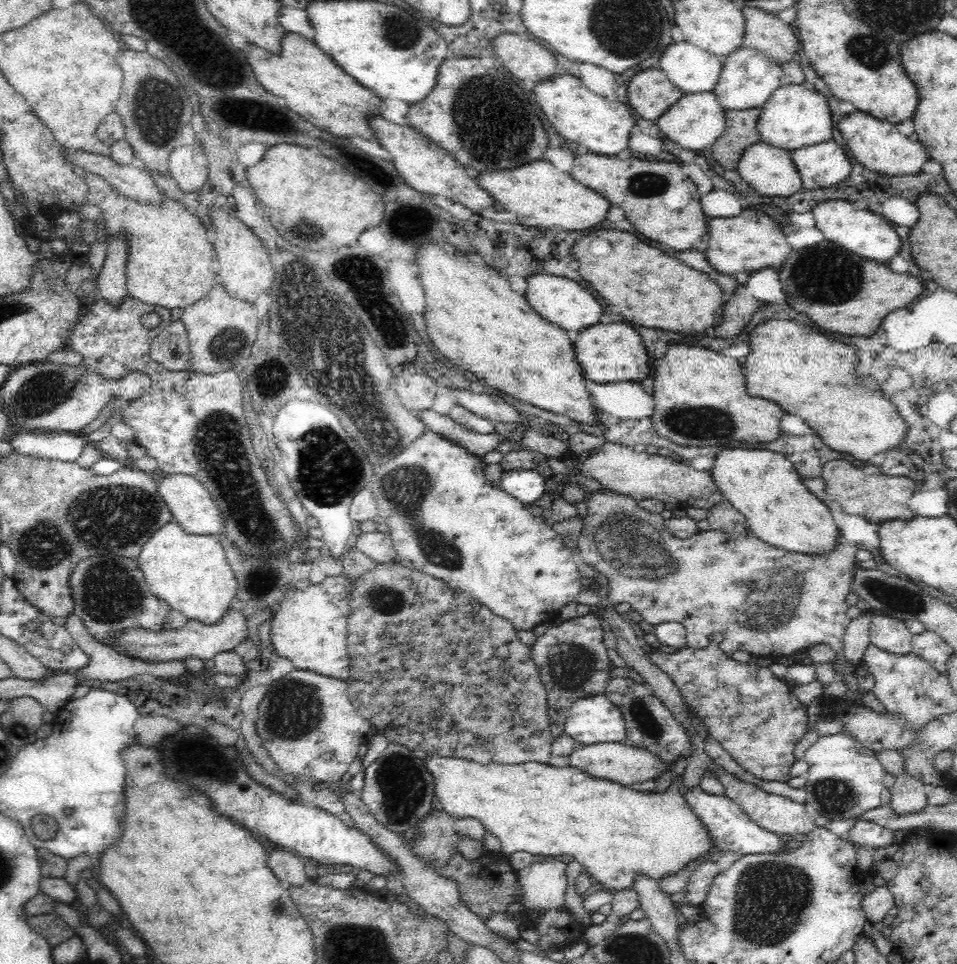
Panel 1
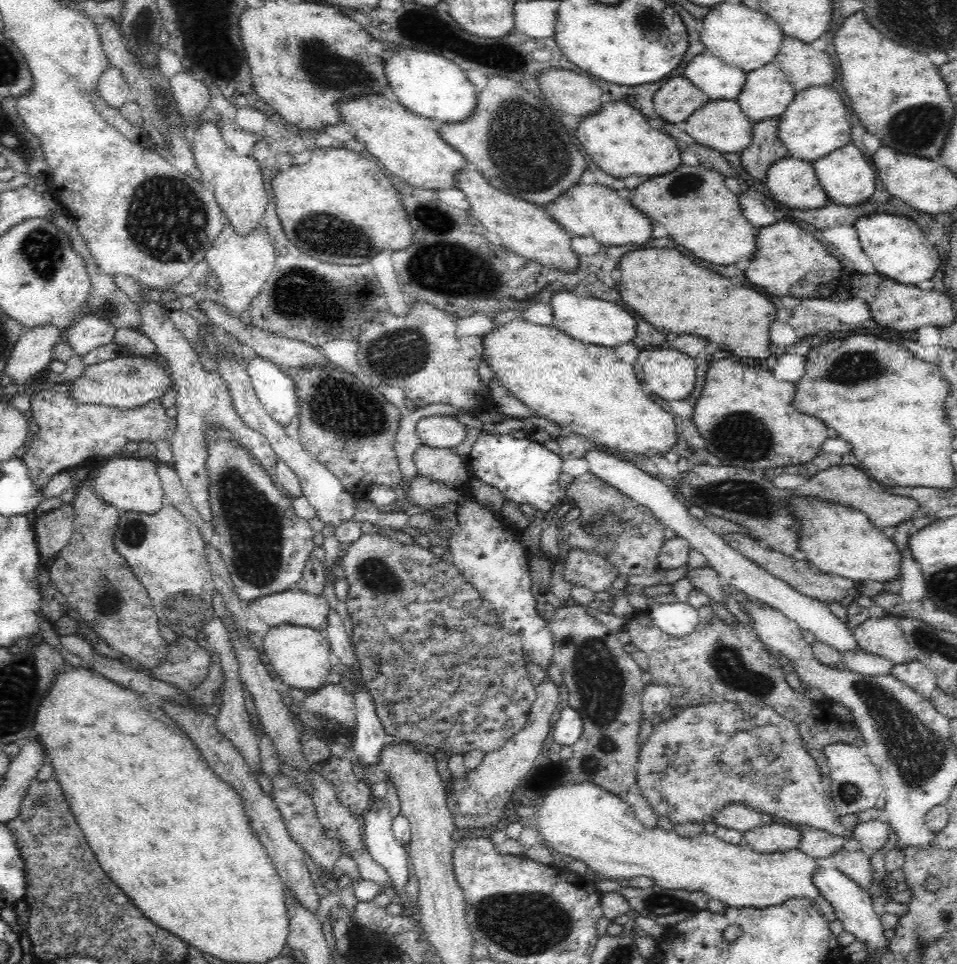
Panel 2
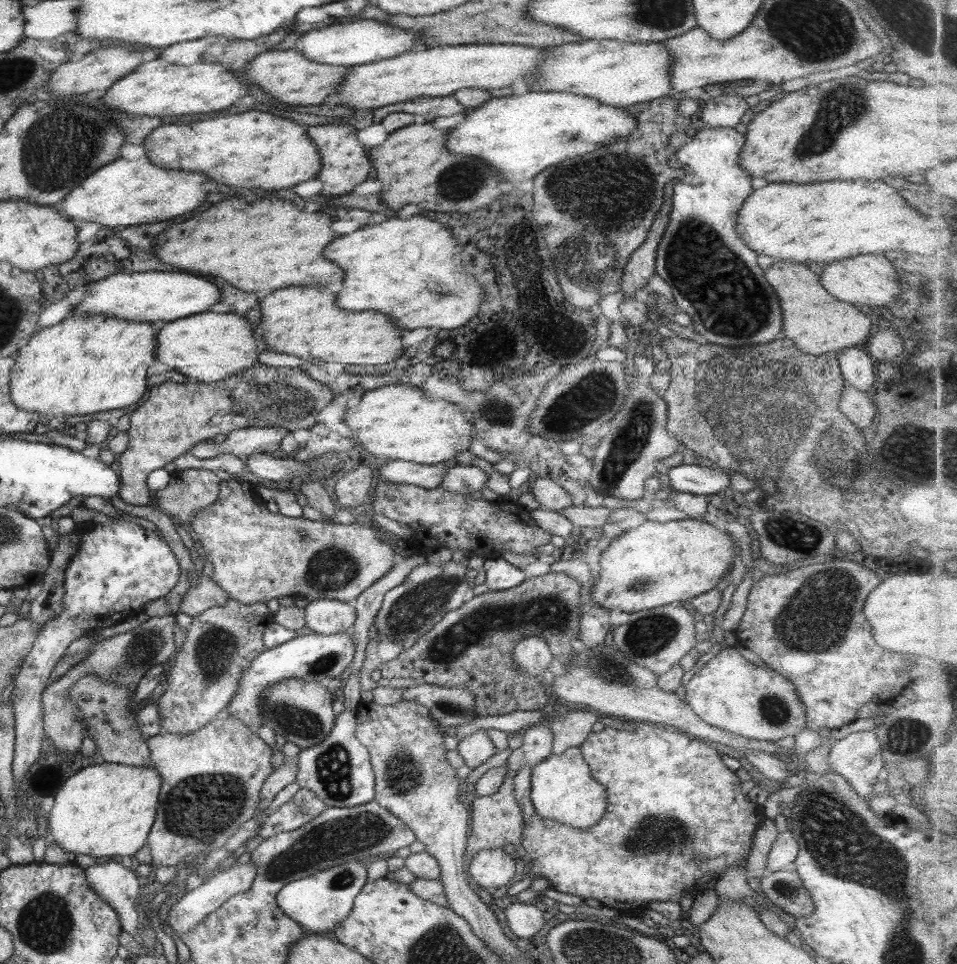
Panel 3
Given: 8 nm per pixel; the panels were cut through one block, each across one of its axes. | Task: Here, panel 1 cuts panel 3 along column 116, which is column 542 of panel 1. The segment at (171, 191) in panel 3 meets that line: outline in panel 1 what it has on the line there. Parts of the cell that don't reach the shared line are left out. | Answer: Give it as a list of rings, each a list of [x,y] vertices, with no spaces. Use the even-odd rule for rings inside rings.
[[[543,158],[517,166],[520,168],[472,173],[474,180],[492,197],[496,210],[516,215],[522,226],[560,226],[564,230],[577,232],[604,220],[610,202],[600,193],[574,180],[569,173],[554,168],[552,163]]]

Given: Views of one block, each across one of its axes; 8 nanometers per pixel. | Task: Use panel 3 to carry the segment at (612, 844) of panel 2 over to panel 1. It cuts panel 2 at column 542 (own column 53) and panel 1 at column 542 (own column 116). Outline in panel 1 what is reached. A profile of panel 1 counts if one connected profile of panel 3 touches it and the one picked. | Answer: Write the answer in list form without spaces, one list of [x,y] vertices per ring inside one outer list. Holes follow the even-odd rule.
[[[428,756],[422,760],[426,764],[426,769],[434,777],[434,796],[435,799],[443,806],[446,813],[450,813],[454,817],[472,817],[480,820],[484,827],[488,829],[488,834],[496,836],[501,843],[501,852],[508,856],[515,852],[527,852],[533,854],[537,859],[543,859],[549,856],[562,856],[568,854],[583,867],[584,871],[593,876],[596,881],[603,884],[609,890],[620,892],[621,890],[632,889],[635,875],[646,875],[660,881],[666,876],[678,873],[683,865],[689,864],[689,860],[694,860],[698,856],[704,856],[709,852],[713,852],[713,843],[709,840],[705,827],[702,826],[700,820],[692,813],[689,805],[680,795],[680,788],[683,786],[681,779],[672,780],[669,787],[662,793],[640,793],[640,791],[632,790],[630,787],[623,787],[621,784],[610,782],[606,779],[599,779],[590,776],[588,773],[580,771],[574,767],[555,767],[552,764],[540,764],[533,762],[525,762],[522,764],[502,764],[498,762],[488,762],[488,764],[480,764],[475,760],[466,760],[465,758],[448,758],[444,756]]]

